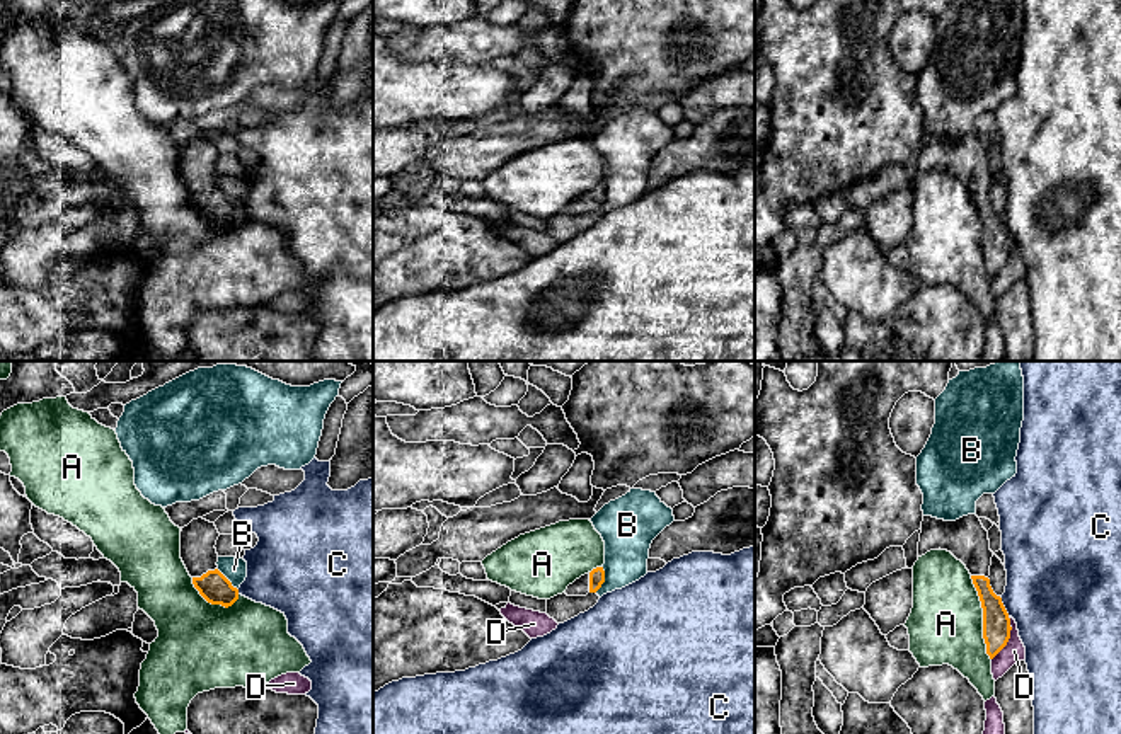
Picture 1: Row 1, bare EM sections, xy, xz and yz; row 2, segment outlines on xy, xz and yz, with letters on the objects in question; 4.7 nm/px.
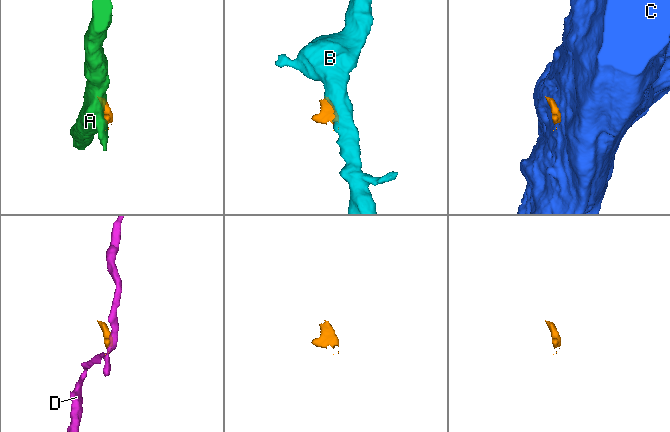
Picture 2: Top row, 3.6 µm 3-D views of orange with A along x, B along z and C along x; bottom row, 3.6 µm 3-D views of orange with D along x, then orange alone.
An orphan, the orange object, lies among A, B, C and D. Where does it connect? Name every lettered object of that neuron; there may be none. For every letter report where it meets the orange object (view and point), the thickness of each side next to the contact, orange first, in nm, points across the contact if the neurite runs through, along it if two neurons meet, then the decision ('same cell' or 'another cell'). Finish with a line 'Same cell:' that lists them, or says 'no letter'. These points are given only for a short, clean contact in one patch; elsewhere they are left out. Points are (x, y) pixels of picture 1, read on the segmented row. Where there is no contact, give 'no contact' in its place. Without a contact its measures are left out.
A: meets orange in yz at (983, 619); 130 nm thick on the orange side, 360 nm on the other; another cell
B: meets orange in xz at (603, 579); 80 nm thick on the orange side, 240 nm on the other; border along xz (603, 567), (603, 583), (595, 591); another cell
C: meets orange in yz at (1004, 607); 130 nm thick on the orange side, 460 nm on the other; another cell
D: meets orange in yz at (1009, 637); 130 nm thick on the orange side, 100 nm on the other; border along yz (1009, 617), (1009, 641), (992, 659); another cell
Same cell: no letter

